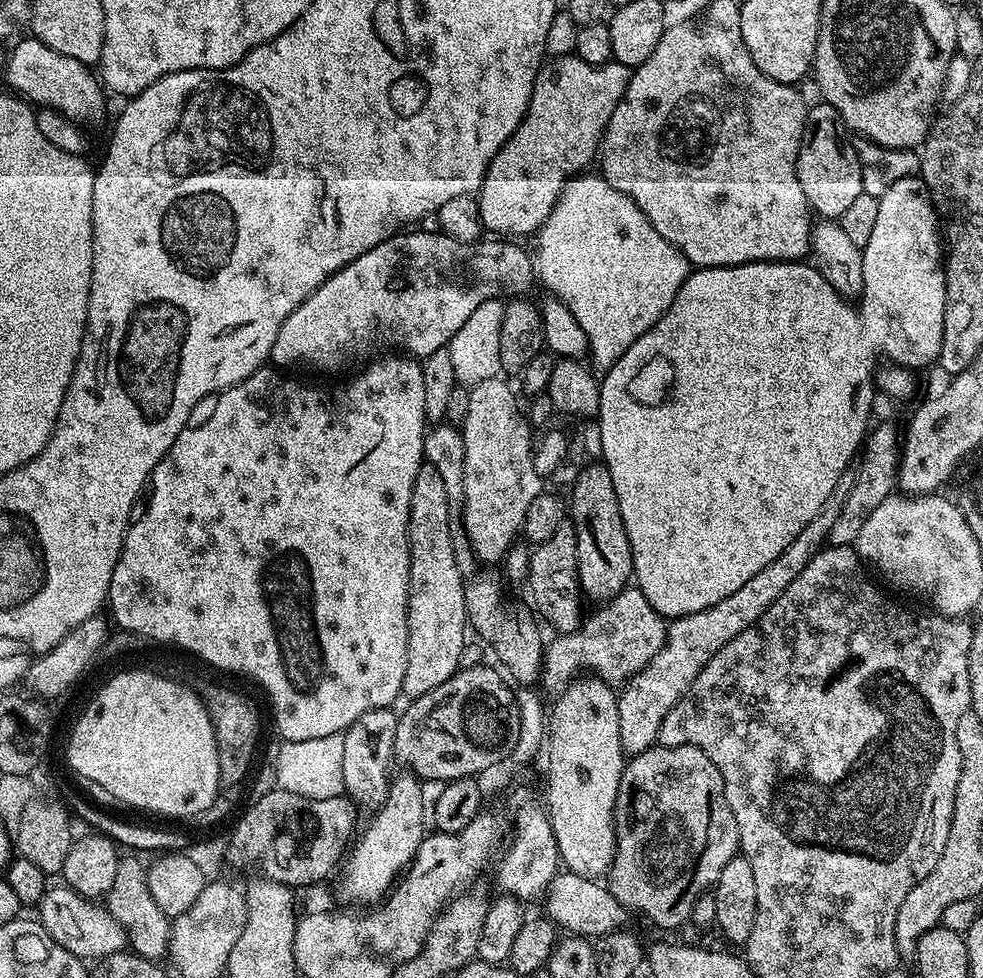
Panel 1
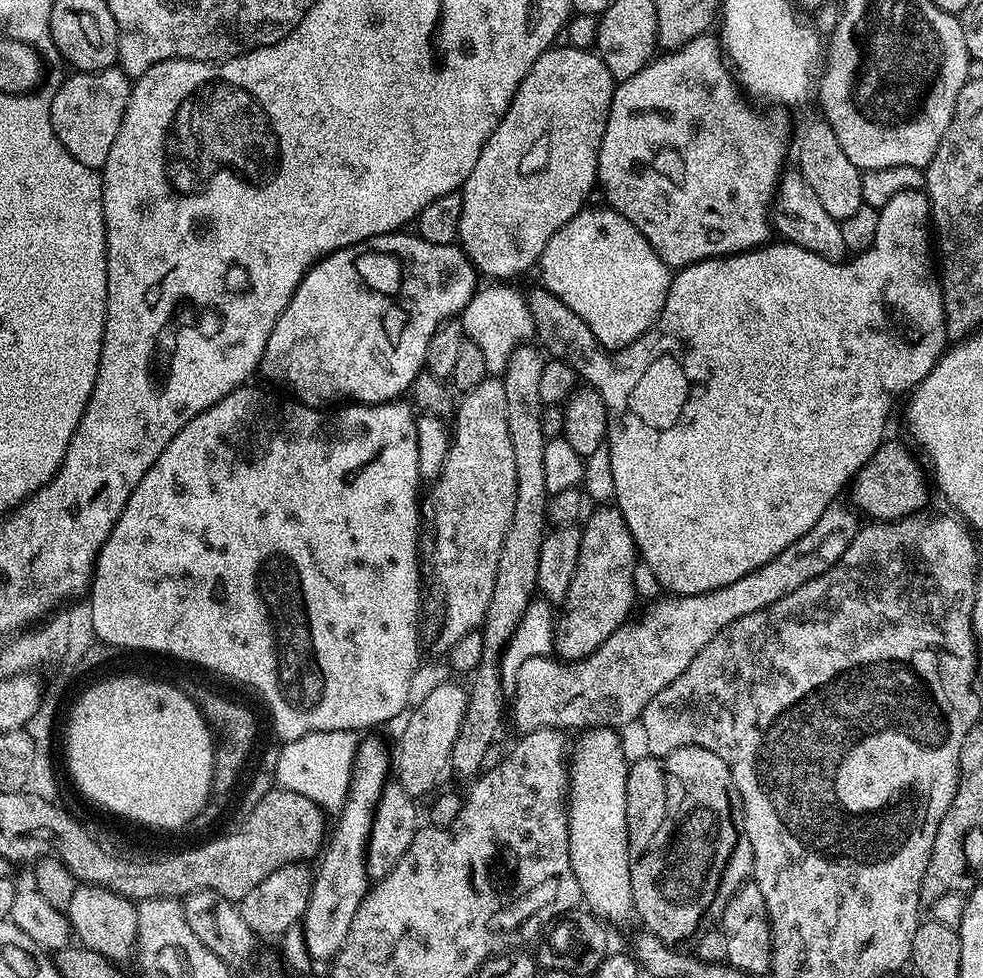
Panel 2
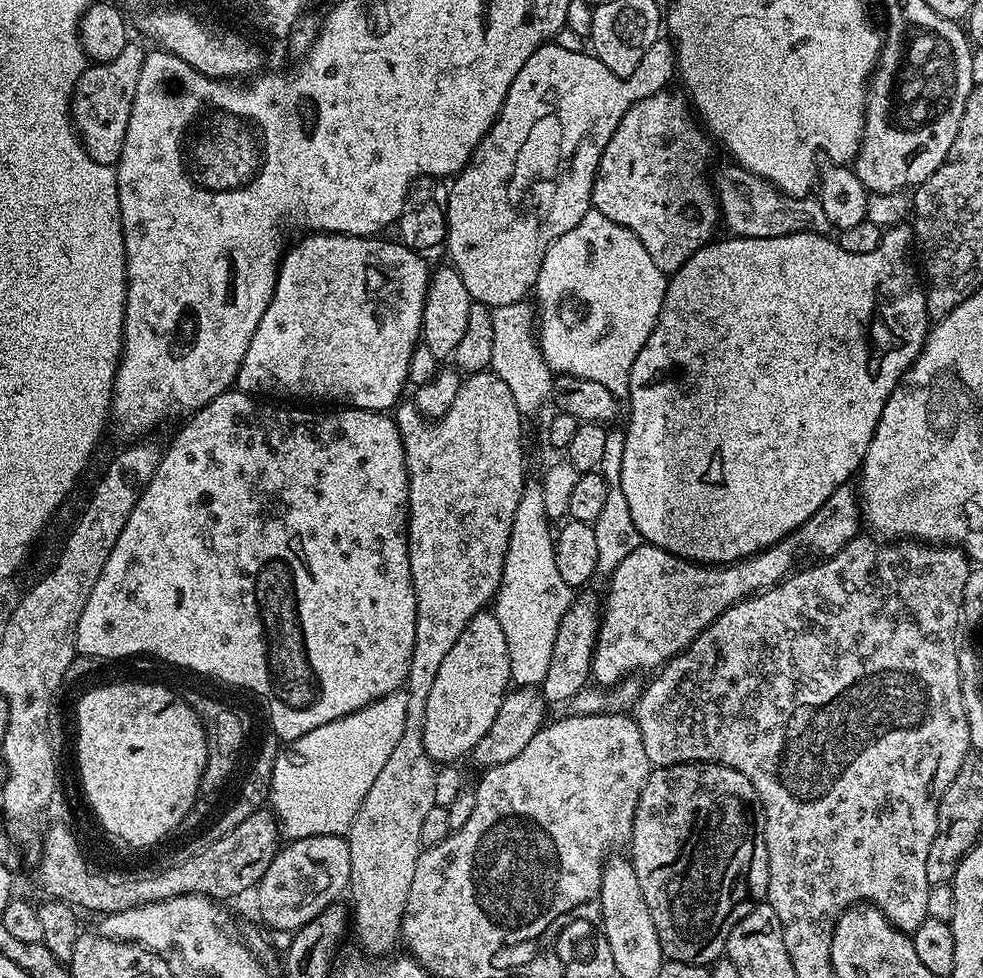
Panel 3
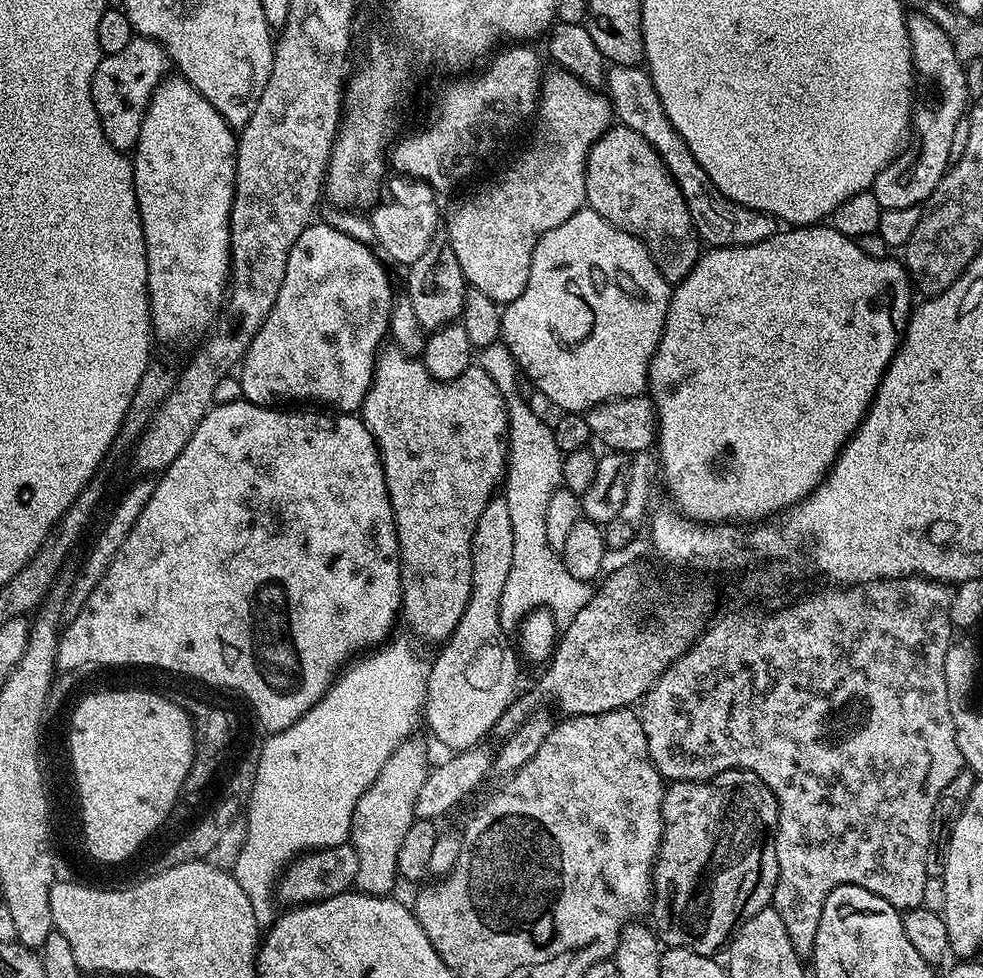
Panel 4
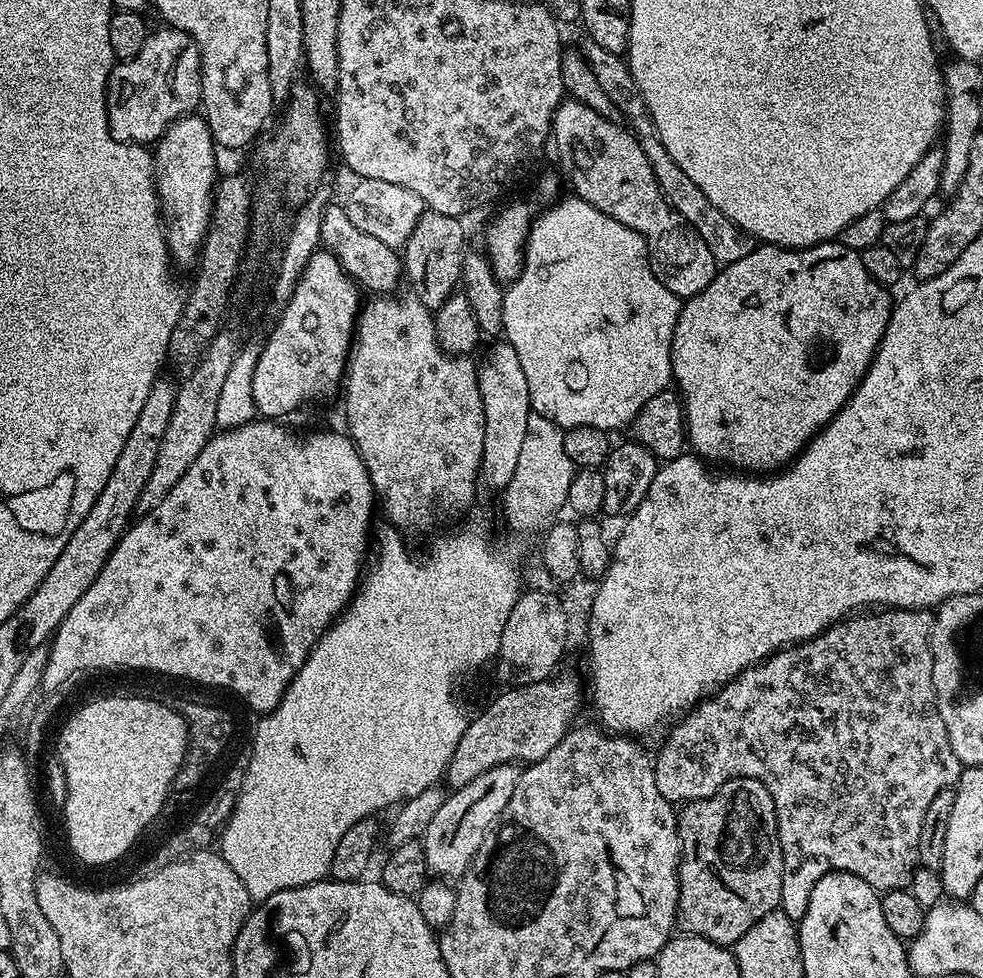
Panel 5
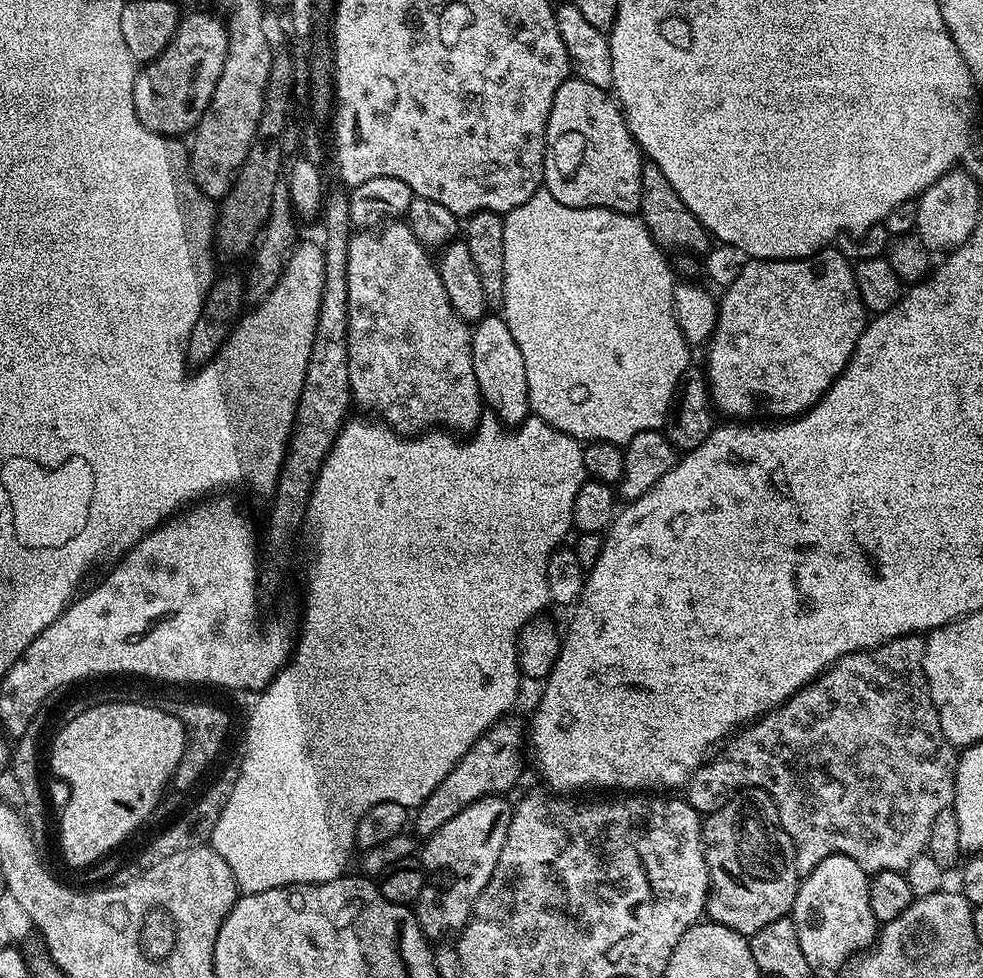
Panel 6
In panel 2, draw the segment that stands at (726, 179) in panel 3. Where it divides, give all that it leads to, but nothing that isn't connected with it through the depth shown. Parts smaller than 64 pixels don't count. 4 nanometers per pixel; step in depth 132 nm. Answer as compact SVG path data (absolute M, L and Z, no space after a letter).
M788 170L781 175L780 182L776 186L776 195L772 197L770 219L775 235L781 241L802 246L802 250L810 250L827 260L843 262L849 259L850 253L846 242L842 239L840 221L826 214L818 194L814 194L810 182L802 178L799 170L792 172Z

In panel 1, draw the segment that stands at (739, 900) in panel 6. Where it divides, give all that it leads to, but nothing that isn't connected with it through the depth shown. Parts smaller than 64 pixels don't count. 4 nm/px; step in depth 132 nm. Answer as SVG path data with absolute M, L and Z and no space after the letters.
M689 744L665 748L653 746L647 748L642 754L631 757L624 765L622 782L616 799L616 853L612 859L612 866L606 877L606 887L614 894L614 898L624 909L637 908L648 920L653 920L660 928L680 928L687 925L692 918L694 902L706 891L715 889L718 882L718 874L726 867L726 862L734 858L740 852L740 835L738 834L738 822L734 822L734 814L730 810L730 802L726 802L726 786L722 782L722 774L710 758L702 750L698 750Z

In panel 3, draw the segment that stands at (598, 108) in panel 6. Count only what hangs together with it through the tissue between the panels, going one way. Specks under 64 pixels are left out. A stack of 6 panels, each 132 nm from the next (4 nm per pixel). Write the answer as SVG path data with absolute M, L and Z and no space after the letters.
M667 91L665 94L656 93L652 97L646 97L645 100L632 104L630 110L626 110L623 122L618 126L618 130L614 130L614 138L610 138L610 142L602 154L600 170L592 187L593 209L604 216L608 216L610 222L618 222L618 226L626 226L626 230L633 232L642 242L642 246L646 246L646 254L650 254L650 258L654 258L658 270L662 270L665 274L678 271L680 265L686 263L696 253L697 248L702 248L706 242L711 241L713 239L712 224L719 225L721 223L719 207L714 206L716 204L715 191L709 183L710 180L706 172L704 176L704 159L711 154L713 148L713 145L709 143L709 133L703 127L698 126L695 119L692 119L693 121L688 120L688 112L690 116L689 101L679 91L677 91L678 93L672 91Z

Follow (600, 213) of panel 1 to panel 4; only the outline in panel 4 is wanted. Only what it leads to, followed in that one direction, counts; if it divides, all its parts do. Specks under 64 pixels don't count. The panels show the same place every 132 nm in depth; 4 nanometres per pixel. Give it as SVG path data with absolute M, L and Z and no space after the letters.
M583 207L575 212L562 226L550 230L538 242L534 250L534 262L530 270L530 278L526 282L526 290L514 303L507 305L502 312L502 340L508 343L508 348L520 359L519 367L528 371L530 379L536 383L536 388L552 404L564 408L565 413L587 413L595 404L603 404L605 400L623 400L629 396L641 395L648 386L648 367L656 352L658 342L662 338L662 330L668 313L668 302L672 299L673 289L662 278L658 265L652 263L652 255L644 241L639 240L630 232L624 232L615 224L606 222L590 207Z

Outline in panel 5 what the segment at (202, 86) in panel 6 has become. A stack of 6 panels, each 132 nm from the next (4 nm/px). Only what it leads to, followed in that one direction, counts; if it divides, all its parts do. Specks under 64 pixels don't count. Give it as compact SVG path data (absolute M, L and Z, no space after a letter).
M160 26L160 29L149 31L142 50L134 58L113 63L112 72L108 75L106 90L106 114L108 115L108 132L114 139L123 144L155 145L164 135L169 124L181 114L188 114L201 103L200 94L200 56L198 46L191 37L176 28Z

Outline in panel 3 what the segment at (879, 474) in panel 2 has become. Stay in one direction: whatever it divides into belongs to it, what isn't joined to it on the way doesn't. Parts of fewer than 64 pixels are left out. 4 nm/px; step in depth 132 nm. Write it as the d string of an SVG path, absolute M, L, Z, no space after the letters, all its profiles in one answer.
M851 483L836 488L804 525L789 536L774 542L769 548L755 552L744 560L732 564L697 564L695 560L683 560L681 556L670 554L653 544L642 542L636 550L631 551L622 562L618 563L611 577L606 581L608 593L602 596L600 629L596 635L596 649L592 655L591 679L600 686L611 686L621 680L640 674L643 668L659 669L668 663L673 656L683 652L693 640L709 628L718 617L732 604L763 590L773 588L785 579L797 567L796 559L800 556L800 544L816 558L827 558L838 554L861 531L860 497Z

